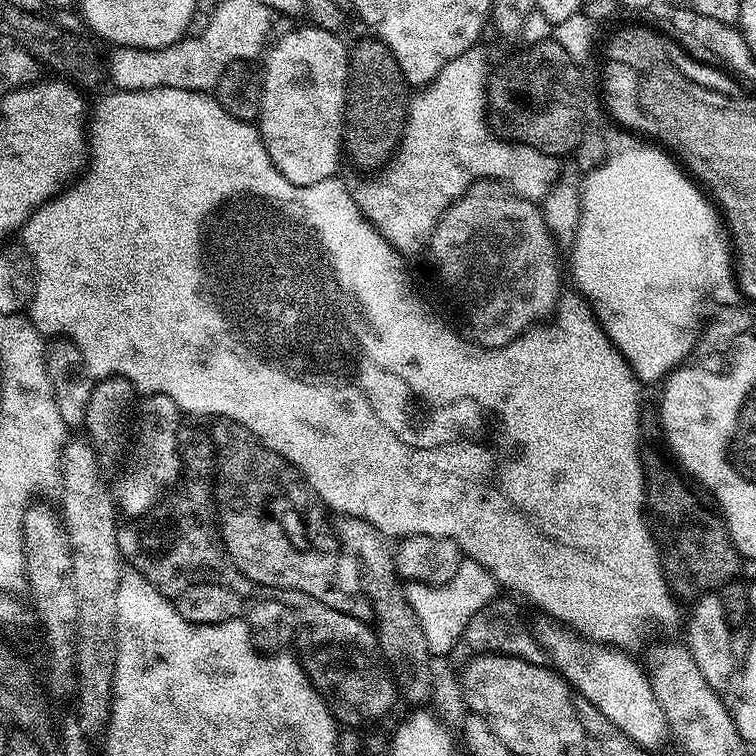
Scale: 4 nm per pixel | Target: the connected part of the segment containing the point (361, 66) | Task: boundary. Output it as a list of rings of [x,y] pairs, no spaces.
[[[367,39],[351,45],[348,54],[348,96],[344,100],[342,148],[354,167],[379,170],[400,147],[404,125],[408,122],[410,85],[389,48],[381,40]]]

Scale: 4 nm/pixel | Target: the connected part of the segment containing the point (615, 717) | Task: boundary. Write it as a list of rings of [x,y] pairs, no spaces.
[[[540,618],[540,621],[534,624],[534,631],[541,646],[548,651],[551,667],[568,681],[568,687],[575,690],[582,698],[586,698],[586,702],[594,702],[594,706],[598,706],[598,710],[602,710],[602,714],[606,714],[606,718],[610,718],[610,722],[614,722],[614,726],[618,726],[622,734],[626,734],[640,748],[649,750],[662,747],[664,739],[669,739],[668,719],[662,706],[658,706],[658,698],[652,689],[651,679],[641,665],[639,668],[628,657],[631,655],[627,651],[607,644],[593,644],[591,640],[585,640],[571,628],[557,624],[551,618]]]

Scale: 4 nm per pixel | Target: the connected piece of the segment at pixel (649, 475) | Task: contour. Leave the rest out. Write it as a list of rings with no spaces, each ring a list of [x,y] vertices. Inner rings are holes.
[[[659,415],[643,417],[640,435],[643,440],[640,461],[644,467],[646,519],[650,536],[656,542],[659,559],[664,565],[664,577],[668,579],[672,595],[681,601],[695,602],[728,581],[737,579],[741,575],[742,557],[728,537],[728,526],[711,492],[681,471],[667,455],[664,457],[658,445],[652,444],[662,436]]]

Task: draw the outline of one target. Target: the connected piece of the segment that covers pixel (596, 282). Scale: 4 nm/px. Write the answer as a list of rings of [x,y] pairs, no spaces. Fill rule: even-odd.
[[[659,147],[656,148],[624,148],[617,156],[609,155],[599,168],[583,177],[580,194],[580,225],[576,231],[576,243],[570,248],[572,276],[576,279],[577,284],[575,287],[580,295],[588,301],[592,308],[592,314],[598,318],[602,330],[608,335],[612,345],[620,351],[622,358],[626,358],[626,362],[632,368],[632,373],[644,386],[654,383],[655,380],[656,383],[663,381],[672,369],[681,367],[687,361],[684,359],[691,354],[692,348],[694,352],[697,347],[698,337],[705,321],[716,309],[722,308],[726,304],[735,304],[738,300],[738,284],[734,279],[734,256],[730,251],[725,229],[721,227],[722,220],[717,209],[710,203],[709,197],[693,183],[689,173],[667,151],[661,150]]]

